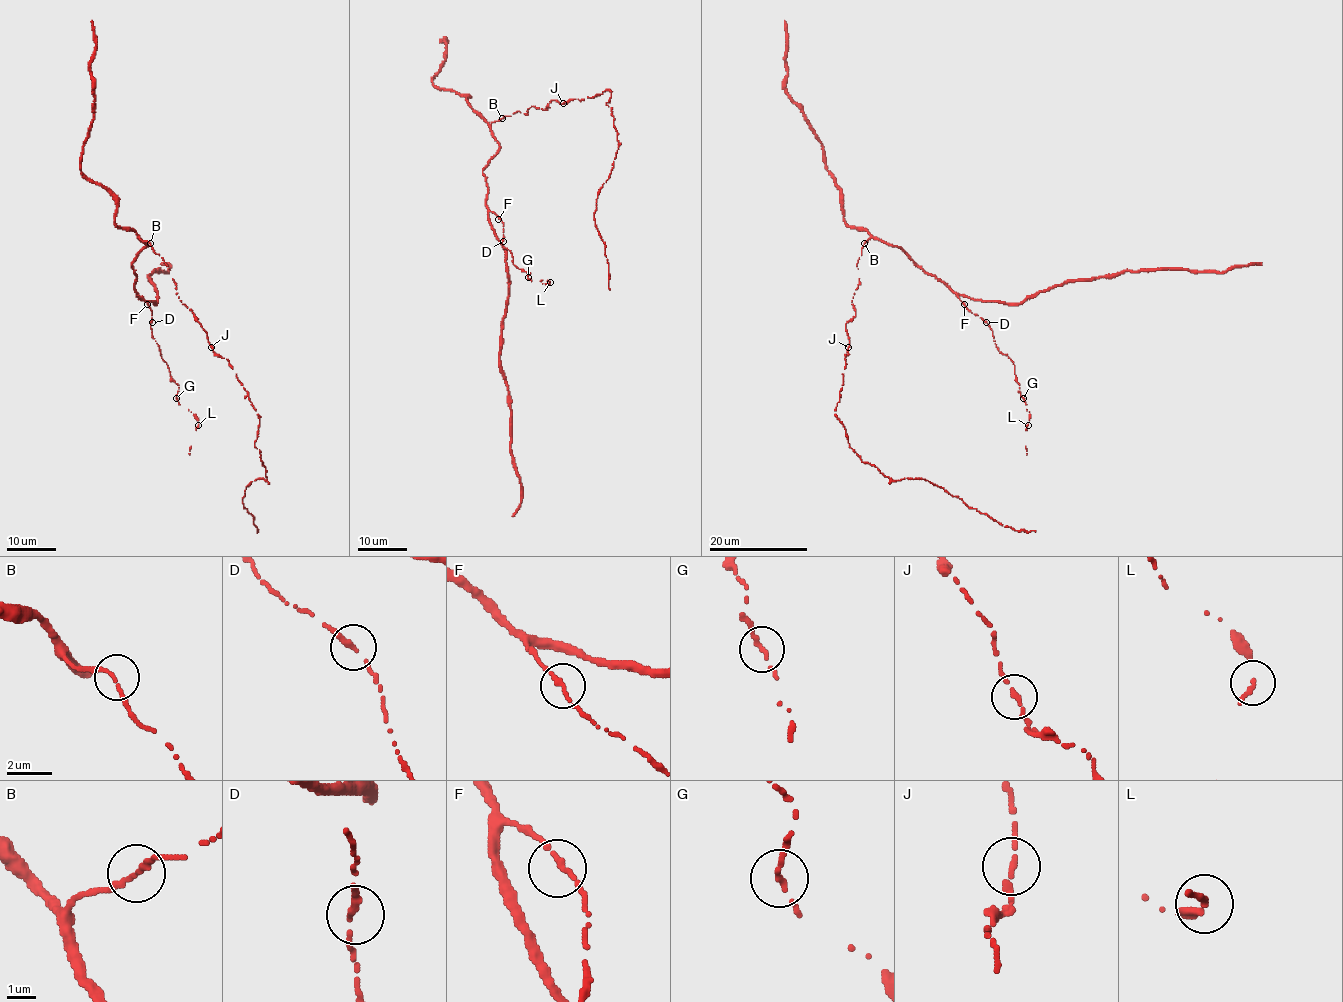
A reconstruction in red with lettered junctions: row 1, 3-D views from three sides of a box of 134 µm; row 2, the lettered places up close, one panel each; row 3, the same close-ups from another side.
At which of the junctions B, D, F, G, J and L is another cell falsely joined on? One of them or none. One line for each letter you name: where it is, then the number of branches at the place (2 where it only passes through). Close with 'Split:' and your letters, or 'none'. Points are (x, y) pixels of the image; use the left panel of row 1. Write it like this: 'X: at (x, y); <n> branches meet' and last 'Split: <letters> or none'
Split: none

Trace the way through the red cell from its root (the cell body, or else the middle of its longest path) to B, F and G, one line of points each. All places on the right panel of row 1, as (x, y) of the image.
B: (858, 262), (864, 243)
F: (858, 262), (863, 245), (871, 238), (879, 238), (897, 245), (926, 272), (940, 278), (964, 304)
G: (858, 262), (863, 245), (879, 238), (940, 278), (989, 325), (997, 349), (1014, 365), (1023, 398)

